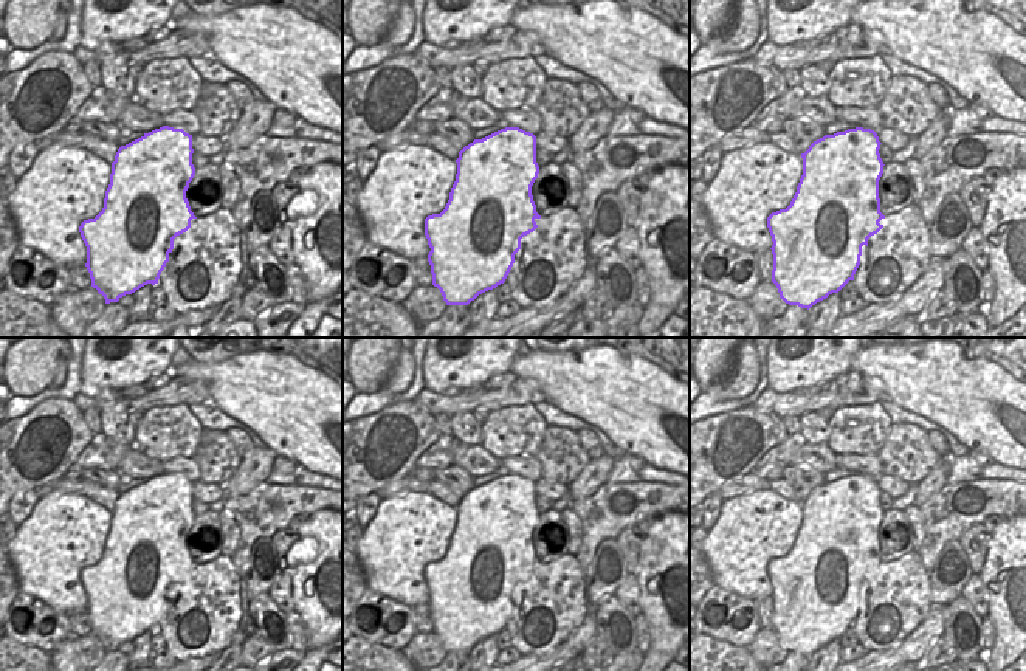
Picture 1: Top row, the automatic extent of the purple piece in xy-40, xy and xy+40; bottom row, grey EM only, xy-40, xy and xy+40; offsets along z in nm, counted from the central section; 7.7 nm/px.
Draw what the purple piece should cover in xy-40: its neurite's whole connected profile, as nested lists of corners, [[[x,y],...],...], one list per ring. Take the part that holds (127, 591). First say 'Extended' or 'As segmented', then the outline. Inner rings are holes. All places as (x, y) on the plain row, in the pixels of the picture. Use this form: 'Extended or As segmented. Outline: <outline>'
As segmented. Outline: [[[169,473],[144,480],[118,496],[104,555],[79,573],[87,594],[85,614],[91,634],[104,643],[105,651],[118,649],[147,631],[158,631],[174,597],[174,586],[186,580],[191,567],[197,566],[186,545],[195,522],[192,501],[192,482]]]

